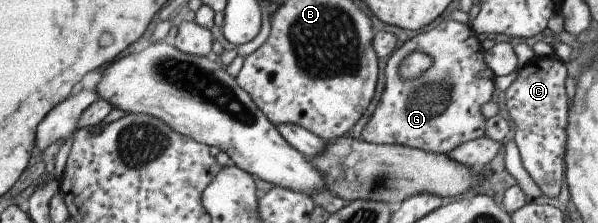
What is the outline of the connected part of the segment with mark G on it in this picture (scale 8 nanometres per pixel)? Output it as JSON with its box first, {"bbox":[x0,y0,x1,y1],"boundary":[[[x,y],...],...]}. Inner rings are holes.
{"bbox":[360,20,495,154],"boundary":[[[453,20],[440,21],[436,27],[407,39],[387,57],[384,65],[384,88],[370,118],[360,131],[362,139],[371,144],[394,144],[407,148],[421,149],[425,152],[445,154],[459,143],[479,138],[483,135],[486,119],[480,115],[480,106],[489,101],[494,91],[495,76],[484,63],[483,50],[470,27]],[[411,51],[425,53],[433,59],[433,65],[414,80],[402,81],[397,74],[397,67]]]}

